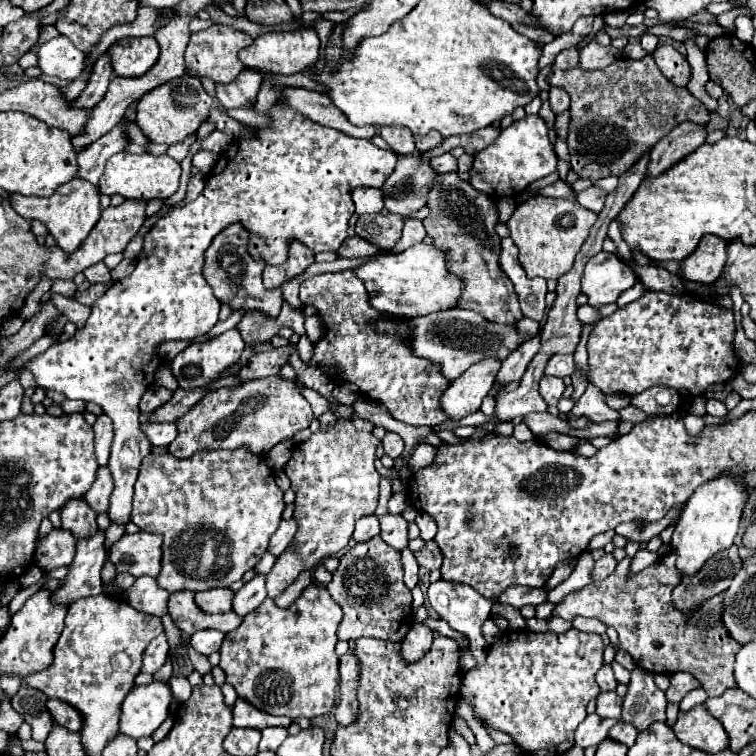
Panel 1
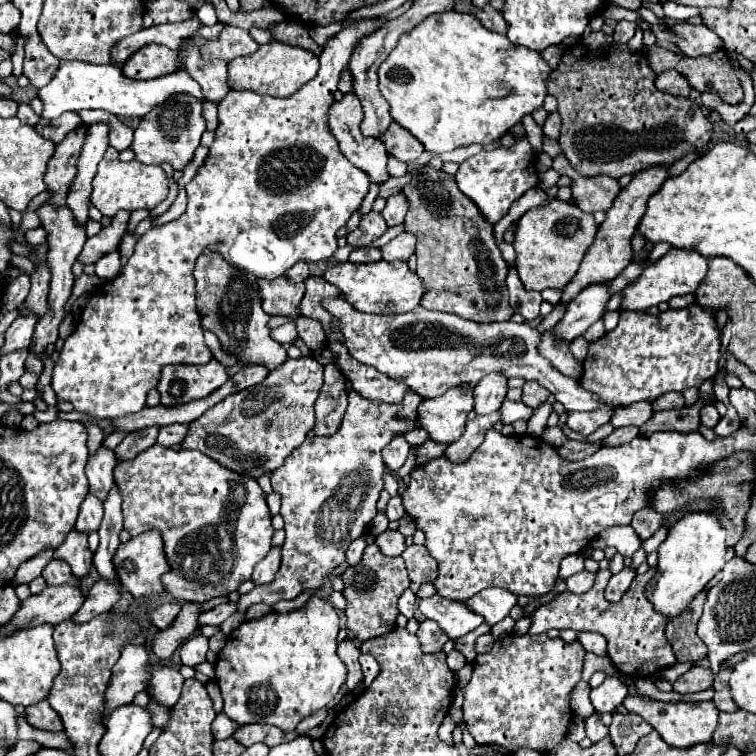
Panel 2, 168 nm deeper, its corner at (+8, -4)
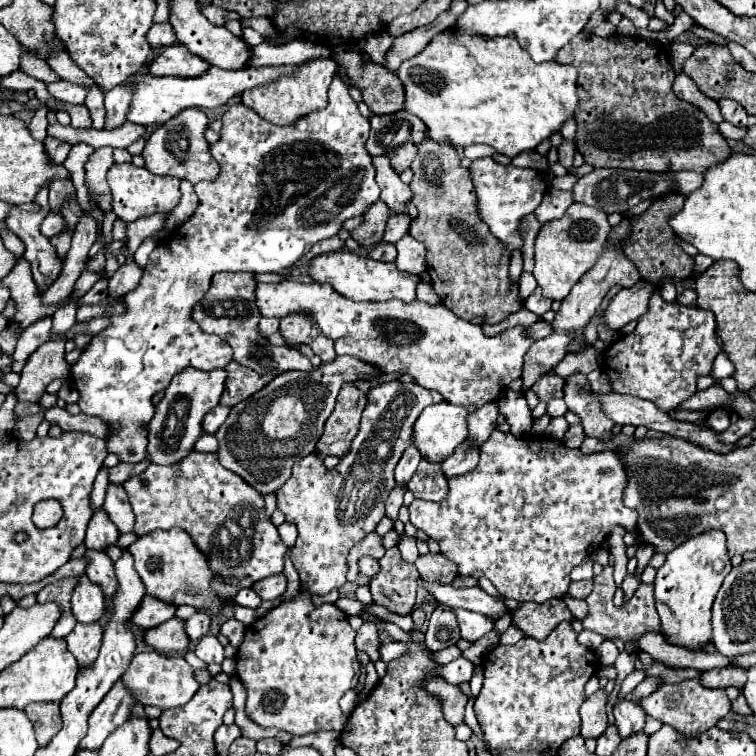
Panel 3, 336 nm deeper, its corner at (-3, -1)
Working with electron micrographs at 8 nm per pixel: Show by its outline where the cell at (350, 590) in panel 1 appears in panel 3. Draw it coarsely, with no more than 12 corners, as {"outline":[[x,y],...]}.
{"outline":[[386,550],[374,604],[402,616],[416,604],[416,566]]}

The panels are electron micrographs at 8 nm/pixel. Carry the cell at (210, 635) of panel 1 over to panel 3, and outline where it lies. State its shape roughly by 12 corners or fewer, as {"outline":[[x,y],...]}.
{"outline":[[212,634],[200,638],[194,652],[202,662],[220,664],[224,648]]}

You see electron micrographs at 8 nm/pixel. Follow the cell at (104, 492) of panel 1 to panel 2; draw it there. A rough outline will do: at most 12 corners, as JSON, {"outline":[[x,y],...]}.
{"outline":[[89,493],[79,507],[75,529],[97,531],[103,503]]}

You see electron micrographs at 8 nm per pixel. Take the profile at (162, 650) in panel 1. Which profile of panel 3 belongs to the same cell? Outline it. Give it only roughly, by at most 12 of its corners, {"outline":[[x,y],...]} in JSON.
{"outline":[[120,686],[92,710],[78,750],[98,750],[130,718],[136,700]]}

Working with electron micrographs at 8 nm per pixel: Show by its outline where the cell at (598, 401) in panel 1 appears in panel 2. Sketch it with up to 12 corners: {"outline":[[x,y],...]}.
{"outline":[[649,401],[621,407],[611,417],[613,427],[643,425],[653,409]]}

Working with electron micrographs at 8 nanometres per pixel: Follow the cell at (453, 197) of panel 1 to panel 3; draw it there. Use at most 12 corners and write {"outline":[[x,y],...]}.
{"outline":[[426,134],[412,172],[440,302],[496,324],[520,310],[470,172]]}

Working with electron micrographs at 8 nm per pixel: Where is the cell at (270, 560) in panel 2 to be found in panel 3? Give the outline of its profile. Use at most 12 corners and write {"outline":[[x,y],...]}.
{"outline":[[286,576],[256,582],[252,590],[262,600],[280,598],[286,592]]}

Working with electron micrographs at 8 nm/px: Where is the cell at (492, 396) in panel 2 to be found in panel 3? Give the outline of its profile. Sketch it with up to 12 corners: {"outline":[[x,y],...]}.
{"outline":[[488,402],[466,416],[468,442],[484,444],[496,428],[498,408]]}

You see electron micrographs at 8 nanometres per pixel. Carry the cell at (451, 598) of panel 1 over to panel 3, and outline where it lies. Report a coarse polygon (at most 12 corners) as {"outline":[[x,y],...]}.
{"outline":[[454,610],[460,636],[476,642],[494,628],[484,614]]}

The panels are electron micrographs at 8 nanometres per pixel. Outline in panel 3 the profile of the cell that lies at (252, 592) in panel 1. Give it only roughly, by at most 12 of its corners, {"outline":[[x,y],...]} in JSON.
{"outline":[[196,612],[184,622],[184,630],[192,642],[208,632],[210,618]]}

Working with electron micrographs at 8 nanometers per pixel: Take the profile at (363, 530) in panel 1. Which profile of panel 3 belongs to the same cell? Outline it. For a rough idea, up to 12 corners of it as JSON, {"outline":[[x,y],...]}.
{"outline":[[360,558],[360,574],[374,578],[380,564],[374,558]]}

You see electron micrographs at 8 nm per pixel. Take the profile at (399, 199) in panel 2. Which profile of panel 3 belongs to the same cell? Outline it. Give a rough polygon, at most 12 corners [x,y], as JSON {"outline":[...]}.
{"outline":[[390,216],[384,242],[396,244],[408,232],[410,216]]}

